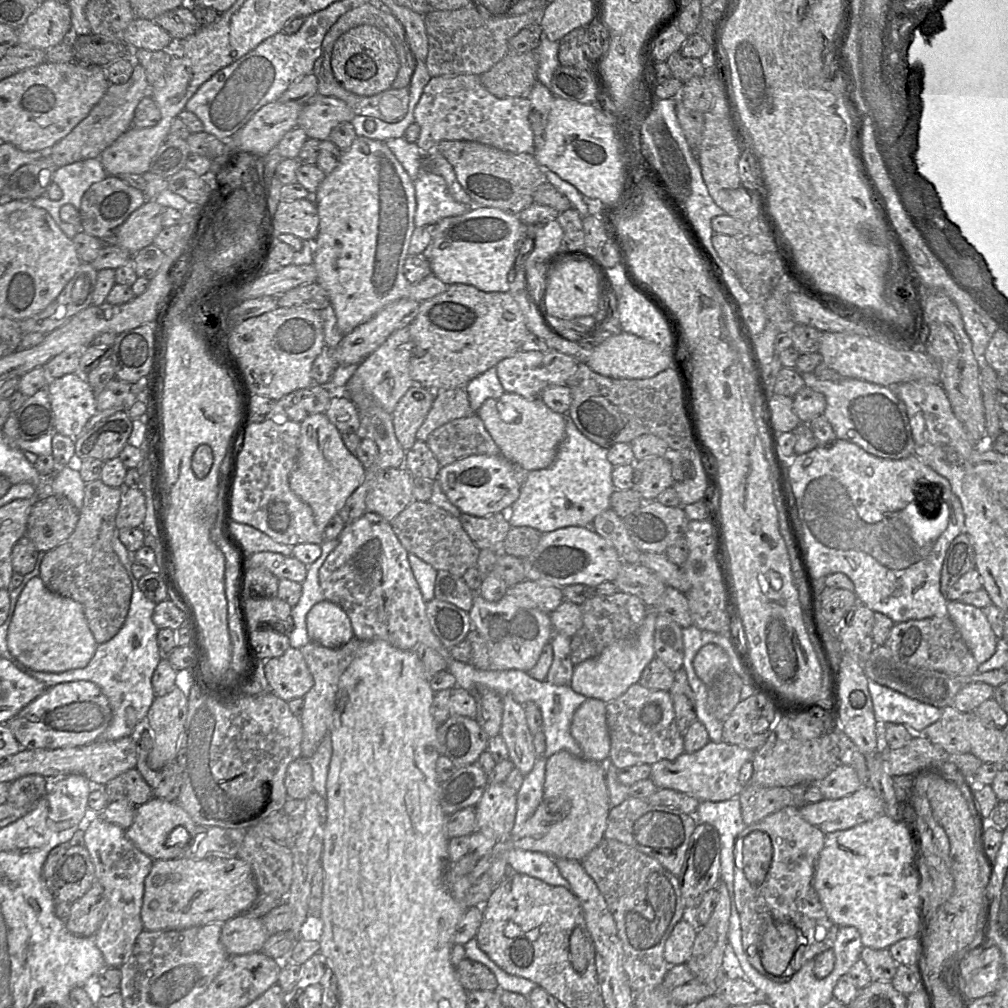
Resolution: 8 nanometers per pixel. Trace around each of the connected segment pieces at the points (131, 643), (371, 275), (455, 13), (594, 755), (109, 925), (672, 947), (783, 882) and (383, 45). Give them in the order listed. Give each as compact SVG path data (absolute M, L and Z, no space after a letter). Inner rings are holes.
M113 538L113 549L117 554L121 564L127 571L128 577L132 583L132 598L130 608L120 631L109 641L98 644L95 654L89 664L84 668L72 669L61 673L50 673L35 671L15 661L18 669L29 676L43 682L47 688L60 683L74 681L90 681L98 685L104 695L108 698L112 709L112 720L106 730L97 740L114 741L134 734L136 725L147 716L148 710L156 697L152 687L152 675L163 658L163 653L147 649L145 653L138 654L137 650L141 647L142 638L138 630L153 625L152 616L156 603L148 599L138 586L138 580L132 573L132 563L129 559L129 551L119 540Z
M357 136L351 146L345 151L342 151L338 166L331 173L327 174L319 185L317 191L315 192L315 204L318 210L319 226L318 235L314 240L313 265L315 266L318 274L317 282L329 294L331 306L334 308L337 318L337 328L343 336L352 332L357 326L370 320L381 309L393 302L400 299L411 299L421 303L447 291L450 285L446 285L433 274L430 274L418 283L410 283L404 275L404 263L409 256L408 248L412 234L416 227L414 223L414 216L417 205L414 180L412 180L412 178L408 175L395 155L386 146L385 142Z
M466 6L457 10L430 10L425 15L428 54L425 60L431 77L480 75L499 62L508 52L508 41L521 29L541 24L543 8L535 8L521 15L494 15Z
M588 698L575 711L570 727L570 733L584 757L598 763L610 761L606 704L600 699Z
M98 814L84 833L84 846L95 868L95 881L104 887L108 897L108 910L94 935L95 943L106 967L114 968L120 968L128 960L138 935L144 930L140 914L144 882L154 862L126 837L125 831Z
M681 919L665 942L664 959L669 966L686 964L689 960L697 930Z
M787 806L758 823L746 826L736 839L734 894L736 908L740 915L743 949L749 963L759 973L775 982L789 981L806 962L814 960L820 953L831 949L836 940L839 926L829 919L812 886L814 867L824 847L825 836L826 834L820 829L802 818L798 807ZM757 831L771 838L774 854L764 881L760 884L752 884L743 871L743 849L749 833ZM765 917L772 917L775 921L789 922L801 931L798 946L781 976L770 974L761 963L761 926L764 924Z
M360 25L336 40L331 54L331 68L344 89L359 96L373 96L391 88L400 62L390 38L384 32L371 25Z

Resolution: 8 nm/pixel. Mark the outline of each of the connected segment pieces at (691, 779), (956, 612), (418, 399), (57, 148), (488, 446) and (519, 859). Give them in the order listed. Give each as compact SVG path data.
M708 742L694 753L684 752L674 760L661 760L651 765L649 779L658 787L685 793L699 801L719 802L733 798L746 789L740 781L743 765L753 762L754 751L725 742Z
M959 600L947 602L948 617L961 634L963 641L980 665L996 651L997 637L983 610Z
M414 385L407 390L393 411L393 425L396 437L407 451L416 442L416 433L423 424L435 399L435 390Z
M138 63L129 80L124 84L110 84L100 101L91 109L74 129L62 140L49 149L49 155L57 167L63 167L74 162L99 158L119 136L132 127L135 109L141 99L149 94L150 85L146 72Z
M476 413L437 428L426 443L441 467L473 455L502 456Z
M512 849L508 853L508 863L518 873L524 873L548 884L570 889L568 880L560 873L555 860L547 854L523 849Z

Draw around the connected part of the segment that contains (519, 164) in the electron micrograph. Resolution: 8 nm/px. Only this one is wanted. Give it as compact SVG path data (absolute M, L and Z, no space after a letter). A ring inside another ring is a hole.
M465 140L441 141L436 150L452 165L458 182L476 205L518 214L534 203L534 189L548 181L533 154L511 153Z

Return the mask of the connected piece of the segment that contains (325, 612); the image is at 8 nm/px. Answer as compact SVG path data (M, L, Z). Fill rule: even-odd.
M327 599L312 606L306 621L310 641L327 648L339 648L354 637L349 616L339 605Z

